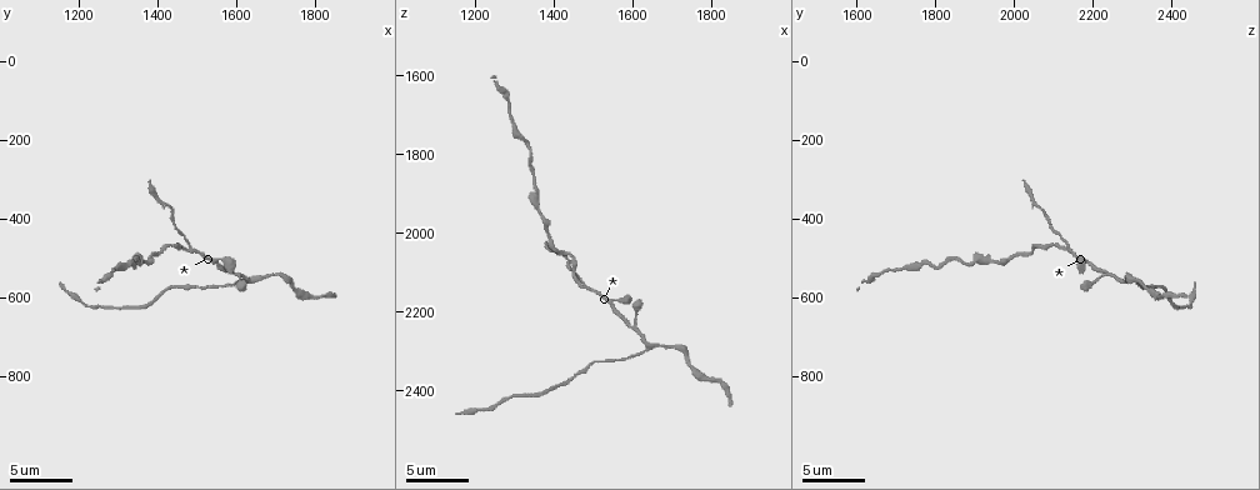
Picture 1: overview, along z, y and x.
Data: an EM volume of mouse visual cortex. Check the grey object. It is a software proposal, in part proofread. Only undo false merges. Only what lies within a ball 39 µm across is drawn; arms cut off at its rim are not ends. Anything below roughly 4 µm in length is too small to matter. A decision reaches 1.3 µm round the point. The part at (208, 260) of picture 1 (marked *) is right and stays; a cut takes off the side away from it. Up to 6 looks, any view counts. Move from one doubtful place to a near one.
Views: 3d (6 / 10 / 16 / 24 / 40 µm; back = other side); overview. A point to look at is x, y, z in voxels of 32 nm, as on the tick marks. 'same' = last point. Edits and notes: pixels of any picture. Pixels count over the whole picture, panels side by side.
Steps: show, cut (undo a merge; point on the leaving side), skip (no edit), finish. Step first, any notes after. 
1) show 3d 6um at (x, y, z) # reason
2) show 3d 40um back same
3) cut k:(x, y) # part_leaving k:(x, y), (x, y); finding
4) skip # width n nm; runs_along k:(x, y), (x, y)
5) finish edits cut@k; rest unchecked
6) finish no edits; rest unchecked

show 3d 10um at (1380, 510, 1960) # thick turns thin

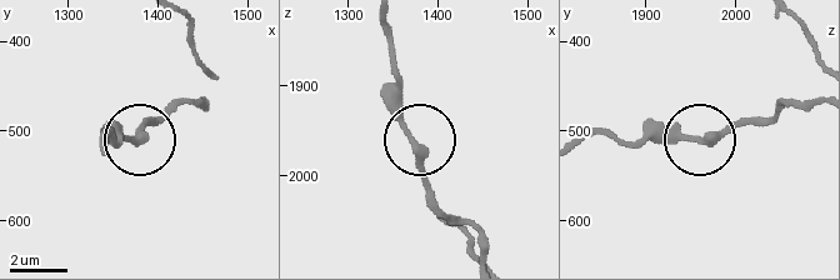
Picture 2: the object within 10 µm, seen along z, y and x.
skip # continuous, no second neuron

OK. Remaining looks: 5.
show 3d 10um at (1470, 460, 2135)

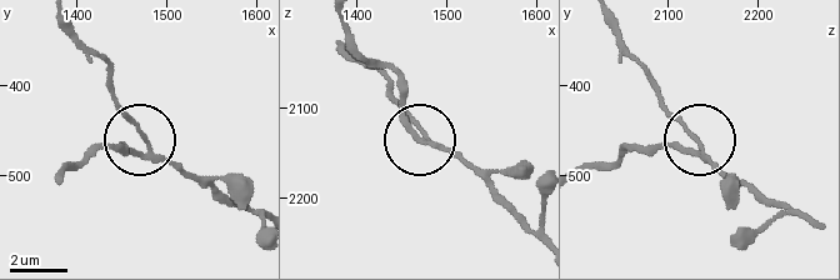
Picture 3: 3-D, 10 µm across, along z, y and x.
show 3d 6um at (1475, 465, 2135) # closer look

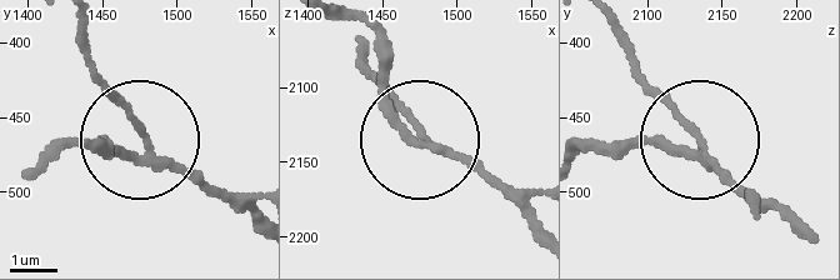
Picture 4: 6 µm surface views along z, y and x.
cut 4:(129, 105) # side_arm 8 um; part_leaving 4:(164, 158), (93, 66), (84, 30); two neurons meet here

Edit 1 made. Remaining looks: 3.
show 3d 10um at (1635, 550, 2295) # three-way junction

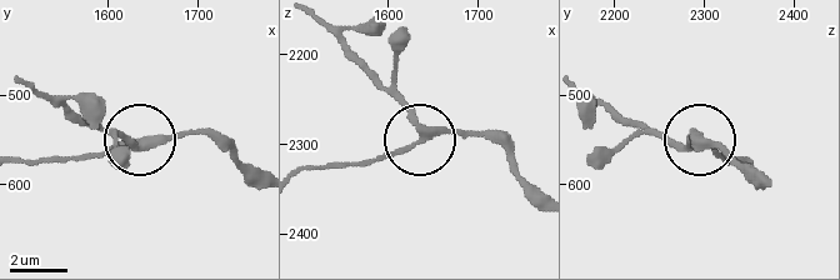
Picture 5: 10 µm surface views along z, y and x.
skip # arms 3; runs_along 5:(44, 99), (135, 141), (226, 134); one neuron here

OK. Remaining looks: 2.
finish edits cut@4; rest unchecked

